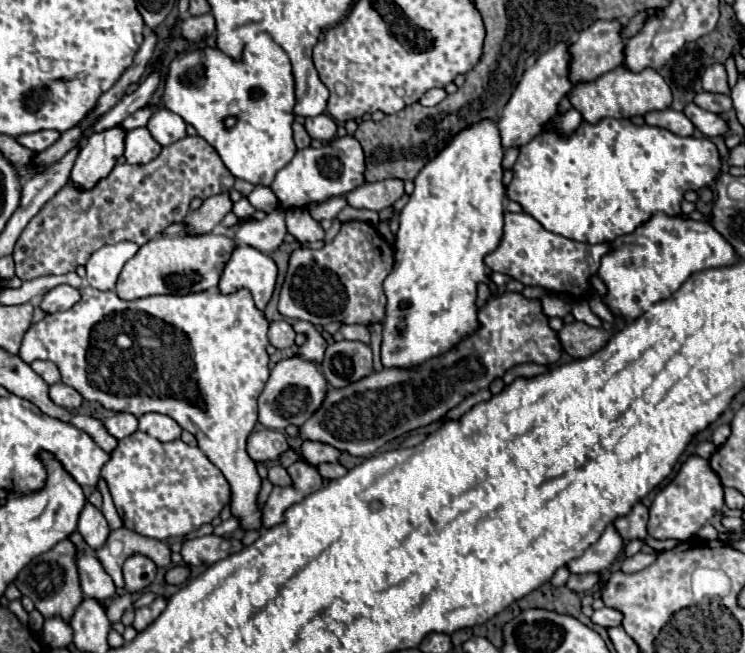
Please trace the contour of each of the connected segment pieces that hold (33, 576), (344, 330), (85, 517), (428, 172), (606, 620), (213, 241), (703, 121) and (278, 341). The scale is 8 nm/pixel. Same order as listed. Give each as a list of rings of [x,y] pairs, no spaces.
[[[63,540],[43,556],[39,556],[37,562],[27,564],[15,578],[15,586],[19,588],[19,592],[35,602],[35,608],[43,614],[43,618],[57,616],[63,618],[63,622],[69,622],[71,616],[75,614],[75,608],[79,608],[79,604],[83,602],[75,558],[77,558],[75,544],[71,540]]]
[[[345,324],[337,330],[337,334],[333,336],[335,340],[359,340],[363,344],[369,344],[369,330],[363,324]]]
[[[85,504],[81,516],[79,516],[79,526],[77,532],[81,534],[83,542],[91,548],[91,550],[99,550],[103,548],[103,544],[107,542],[107,536],[111,534],[109,524],[103,516],[101,510],[97,510],[93,504]]]
[[[481,120],[459,132],[415,178],[415,190],[399,214],[395,240],[395,264],[383,282],[387,306],[383,318],[381,362],[385,368],[417,368],[423,360],[447,352],[463,336],[471,336],[477,320],[477,284],[487,280],[483,258],[493,252],[503,234],[503,146],[497,124]]]
[[[601,608],[601,610],[595,610],[591,620],[603,628],[609,628],[609,626],[621,626],[621,620],[623,620],[623,614],[615,608]]]
[[[183,234],[183,236],[159,236],[143,244],[137,254],[125,262],[119,280],[117,296],[123,300],[137,300],[153,294],[191,294],[215,290],[219,276],[235,250],[235,240],[223,234]]]
[[[695,102],[687,104],[687,106],[683,108],[683,114],[695,124],[697,130],[701,130],[701,132],[703,132],[705,136],[709,136],[709,138],[711,138],[711,136],[725,134],[725,130],[727,130],[727,124],[723,122],[721,116],[699,108]]]
[[[279,320],[269,324],[269,342],[275,348],[291,348],[293,340],[295,340],[295,330],[291,328],[289,322]]]

